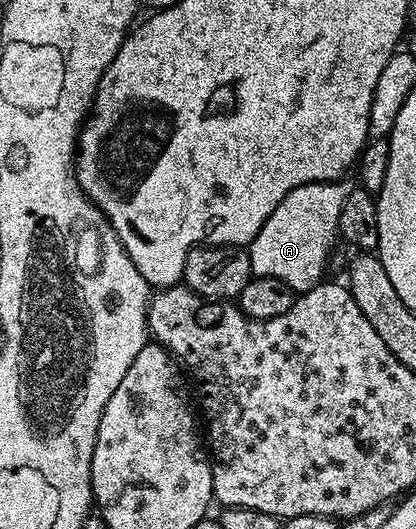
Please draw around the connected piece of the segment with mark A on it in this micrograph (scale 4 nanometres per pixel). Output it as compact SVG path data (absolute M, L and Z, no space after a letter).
M347 181L334 183L306 183L294 187L283 198L281 205L269 213L269 221L261 225L261 233L249 245L252 276L278 277L296 293L308 291L324 278L331 246L337 243L341 205L349 197L352 184Z

